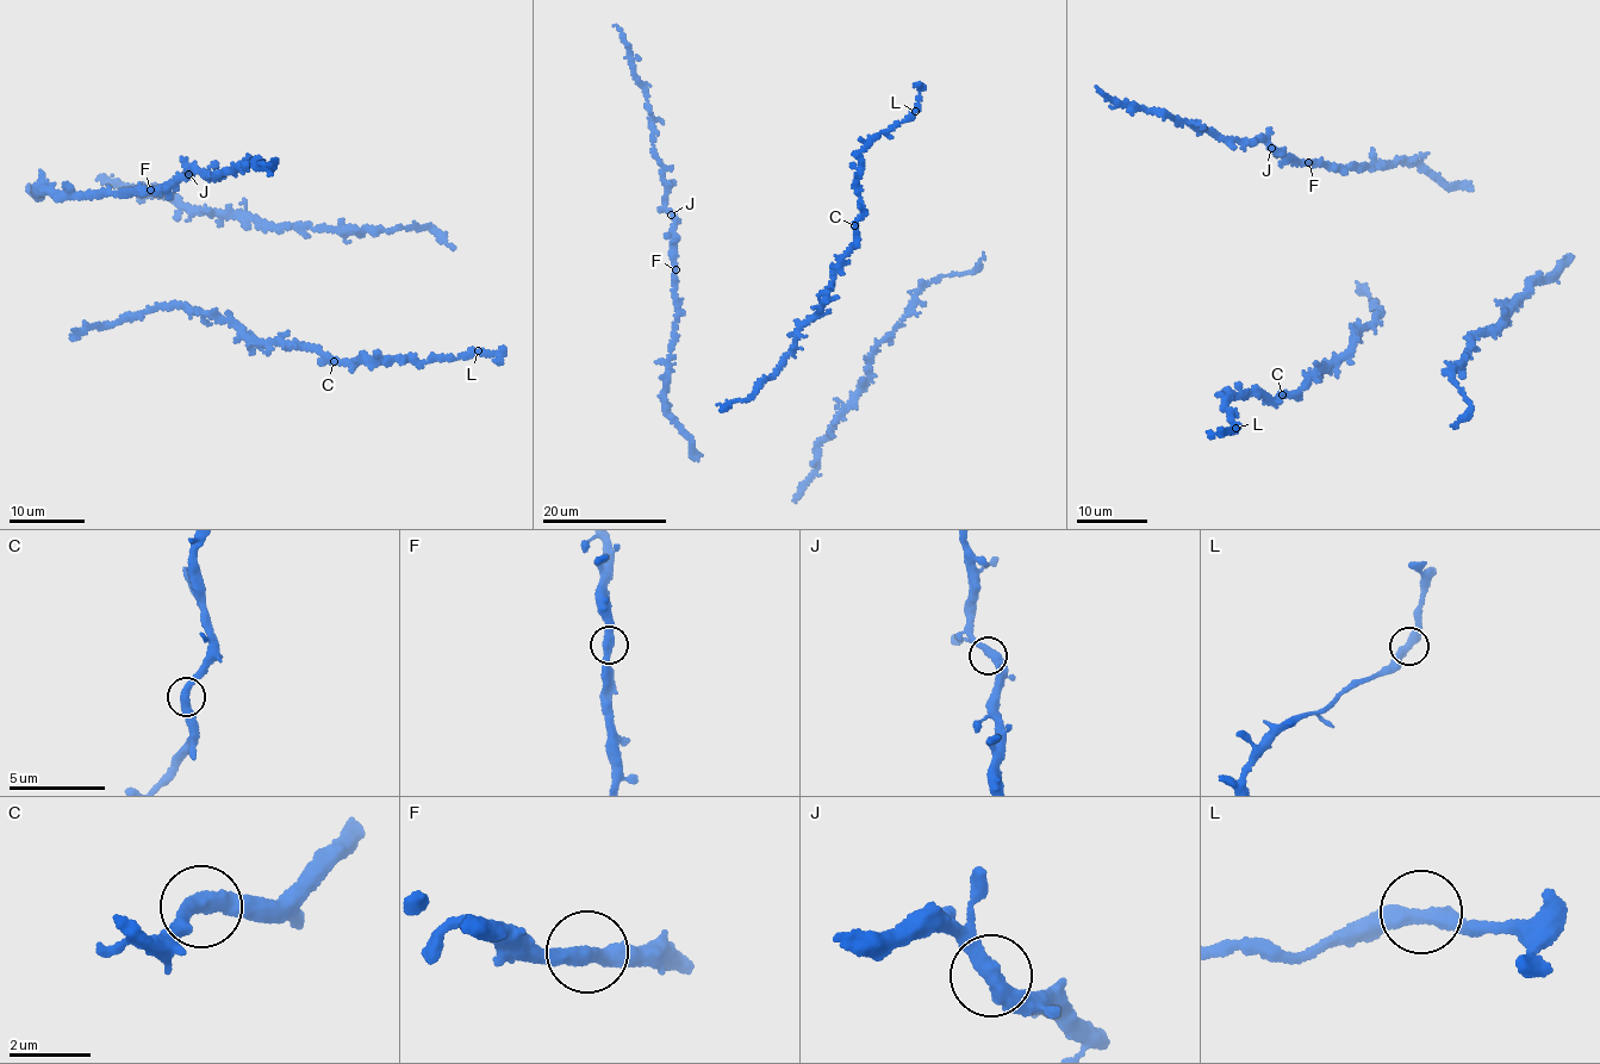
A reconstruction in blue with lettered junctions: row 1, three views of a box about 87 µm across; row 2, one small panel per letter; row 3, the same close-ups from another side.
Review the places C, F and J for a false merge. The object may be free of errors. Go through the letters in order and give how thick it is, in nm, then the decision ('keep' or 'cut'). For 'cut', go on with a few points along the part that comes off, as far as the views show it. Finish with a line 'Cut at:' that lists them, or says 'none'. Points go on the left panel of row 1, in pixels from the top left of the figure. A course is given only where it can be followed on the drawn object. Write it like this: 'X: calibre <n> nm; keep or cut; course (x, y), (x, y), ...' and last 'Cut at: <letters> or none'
C: calibre 420 nm; keep
F: calibre 400 nm; keep
J: calibre 400 nm; keep
Cut at: none

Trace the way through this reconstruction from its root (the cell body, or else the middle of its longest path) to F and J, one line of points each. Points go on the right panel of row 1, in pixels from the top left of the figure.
F: (1387, 168), (1381, 165), (1333, 169), (1308, 162)
J: (1387, 168), (1381, 165), (1328, 169), (1318, 163), (1295, 162), (1271, 148)

